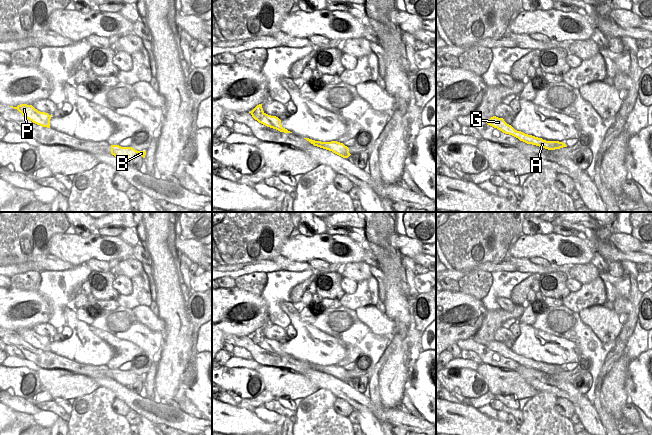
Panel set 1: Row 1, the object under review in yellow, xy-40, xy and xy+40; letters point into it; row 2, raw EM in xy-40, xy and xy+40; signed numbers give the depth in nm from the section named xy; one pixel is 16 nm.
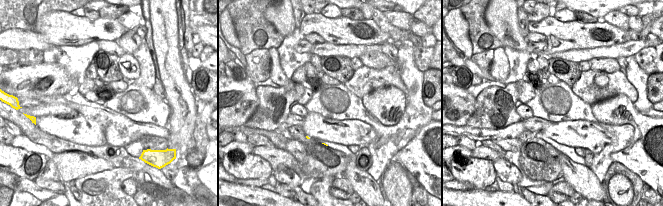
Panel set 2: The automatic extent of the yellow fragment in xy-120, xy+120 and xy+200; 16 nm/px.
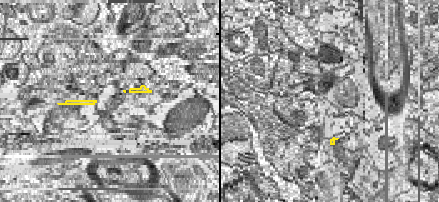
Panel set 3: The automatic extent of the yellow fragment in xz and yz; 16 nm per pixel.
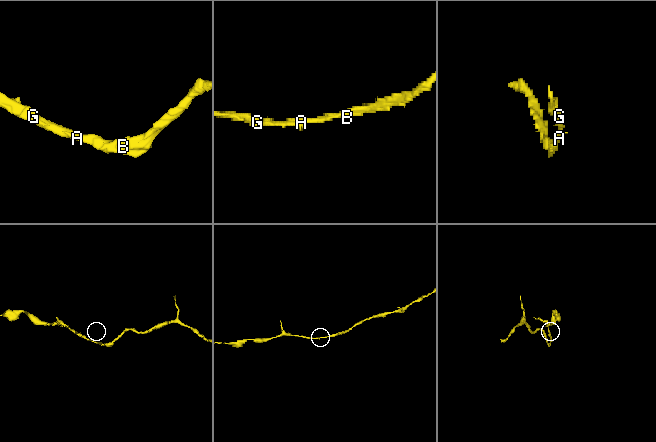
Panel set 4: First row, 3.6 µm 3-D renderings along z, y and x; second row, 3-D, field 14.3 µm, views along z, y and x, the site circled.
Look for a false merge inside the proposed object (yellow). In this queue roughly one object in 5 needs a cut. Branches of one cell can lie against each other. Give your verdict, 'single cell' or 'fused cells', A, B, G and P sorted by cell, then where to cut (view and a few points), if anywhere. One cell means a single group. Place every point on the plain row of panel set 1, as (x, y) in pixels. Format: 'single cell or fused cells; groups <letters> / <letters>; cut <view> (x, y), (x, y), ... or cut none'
single cell; groups A B G P; cut none

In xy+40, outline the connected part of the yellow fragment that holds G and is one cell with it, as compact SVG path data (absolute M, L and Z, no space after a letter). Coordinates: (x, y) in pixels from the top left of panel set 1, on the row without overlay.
M496 340L491 341L486 347L505 358L512 359L527 368L536 369L548 374L560 373L567 371L565 367L559 365L546 365L542 362L538 362L532 359L525 358L521 355L515 354L511 349L507 348L503 342L498 342Z

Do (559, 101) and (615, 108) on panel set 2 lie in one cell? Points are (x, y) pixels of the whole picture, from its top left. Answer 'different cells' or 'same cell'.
different cells

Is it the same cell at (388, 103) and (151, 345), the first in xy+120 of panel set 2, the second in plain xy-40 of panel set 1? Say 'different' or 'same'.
different

